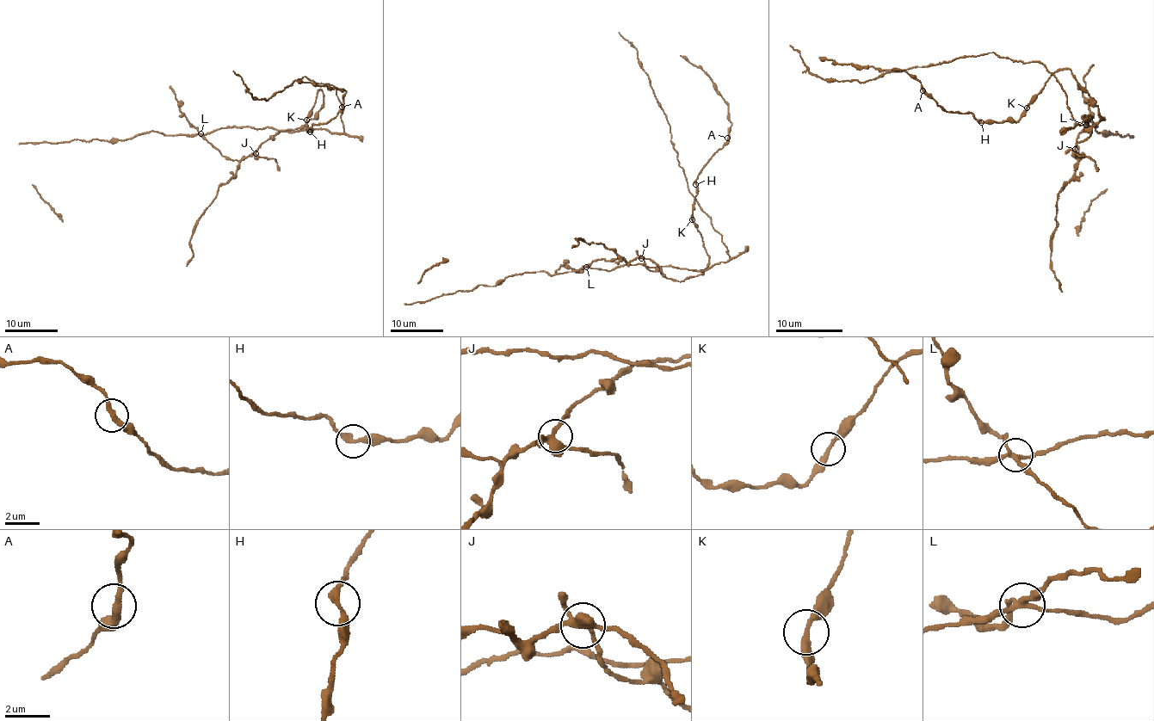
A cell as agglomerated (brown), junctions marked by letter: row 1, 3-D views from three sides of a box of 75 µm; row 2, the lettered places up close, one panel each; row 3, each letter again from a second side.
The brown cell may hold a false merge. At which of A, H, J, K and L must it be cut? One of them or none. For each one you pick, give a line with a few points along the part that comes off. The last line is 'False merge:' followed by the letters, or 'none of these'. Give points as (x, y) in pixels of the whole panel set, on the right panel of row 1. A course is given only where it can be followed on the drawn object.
L: foreign part runs (1087, 124), (1039, 62), (990, 52), (864, 83), (828, 81), (789, 46)
False merge: L

